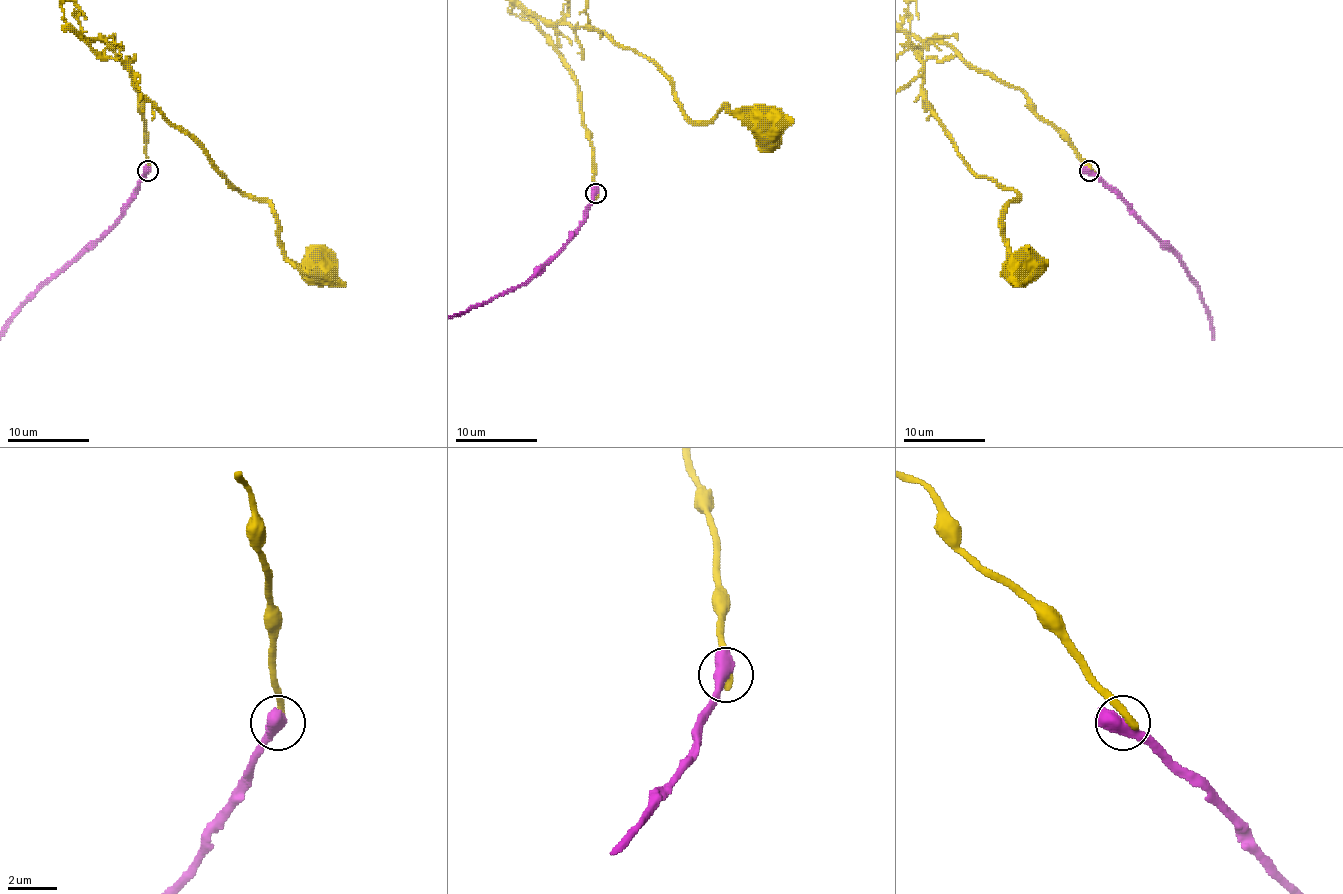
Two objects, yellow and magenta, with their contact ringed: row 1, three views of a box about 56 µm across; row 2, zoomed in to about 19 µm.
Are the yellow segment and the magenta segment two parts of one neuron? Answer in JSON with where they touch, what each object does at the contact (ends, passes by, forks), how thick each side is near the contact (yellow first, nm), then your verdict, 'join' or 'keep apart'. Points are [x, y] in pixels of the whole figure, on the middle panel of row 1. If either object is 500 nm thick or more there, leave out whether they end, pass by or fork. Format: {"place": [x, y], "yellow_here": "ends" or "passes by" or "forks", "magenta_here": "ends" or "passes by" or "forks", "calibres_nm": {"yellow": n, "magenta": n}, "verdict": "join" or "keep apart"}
{"place": [595, 193], "calibres_nm": {"yellow": 340, "magenta": 700}, "verdict": "keep apart"}

